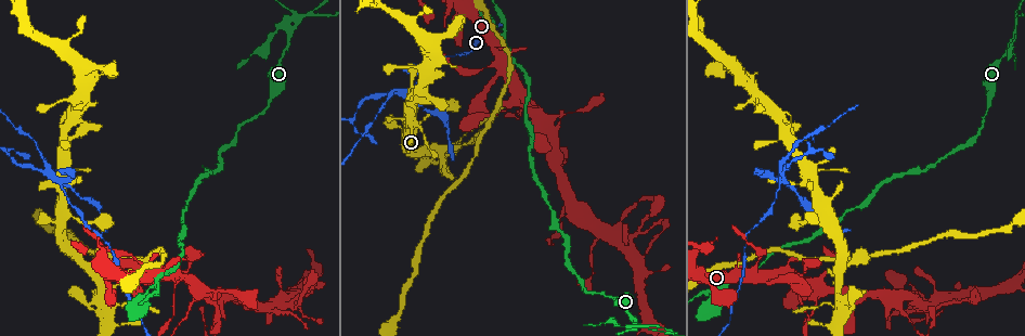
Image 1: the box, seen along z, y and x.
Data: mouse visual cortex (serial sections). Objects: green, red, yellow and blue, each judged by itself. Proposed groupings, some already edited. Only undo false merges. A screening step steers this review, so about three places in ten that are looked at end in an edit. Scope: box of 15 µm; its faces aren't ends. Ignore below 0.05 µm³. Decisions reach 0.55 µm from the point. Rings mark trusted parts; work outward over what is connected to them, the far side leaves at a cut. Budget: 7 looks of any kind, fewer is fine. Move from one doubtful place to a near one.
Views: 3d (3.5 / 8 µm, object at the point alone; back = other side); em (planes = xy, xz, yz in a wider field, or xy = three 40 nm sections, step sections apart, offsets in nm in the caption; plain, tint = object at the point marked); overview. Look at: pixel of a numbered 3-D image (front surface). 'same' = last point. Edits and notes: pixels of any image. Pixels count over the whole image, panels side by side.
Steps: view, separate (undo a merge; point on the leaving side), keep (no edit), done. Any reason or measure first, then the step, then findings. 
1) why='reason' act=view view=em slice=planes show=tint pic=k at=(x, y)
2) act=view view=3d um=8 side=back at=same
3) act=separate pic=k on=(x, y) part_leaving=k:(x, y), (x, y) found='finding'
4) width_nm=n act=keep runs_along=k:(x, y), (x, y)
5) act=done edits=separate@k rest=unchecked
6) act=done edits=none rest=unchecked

why='thick turns thin' act=view view=3d um=3.5 pic=1 at=(514, 105)

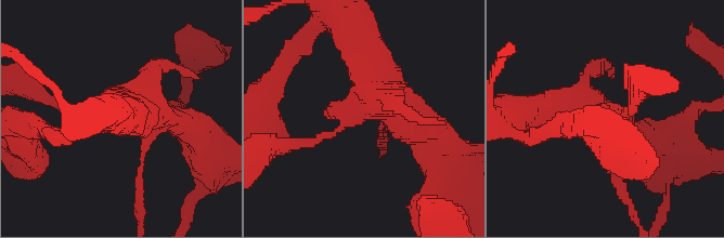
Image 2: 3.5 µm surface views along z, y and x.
act=keep found='continuous, no second cell'

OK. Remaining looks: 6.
why='thin neck' act=view view=3d um=3.5 pic=1 at=(481, 70)

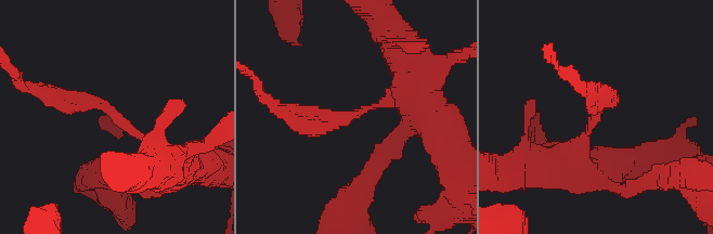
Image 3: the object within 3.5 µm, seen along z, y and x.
arm_widths_nm=250,500 act=view view=em slice=xy step=5 show=tint pic=3 at=(366, 109)

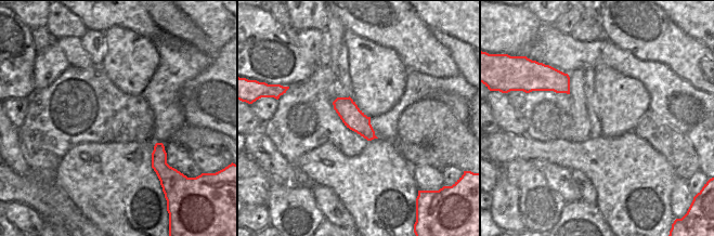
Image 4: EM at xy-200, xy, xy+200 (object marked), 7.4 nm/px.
width_nm=160 act=keep runs_along=3:(167, 168), (107, 107), (64, 94) found='continuous, no second cell'

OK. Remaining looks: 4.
why='looks like a crossing' act=view view=3d um=8 pic=1 at=(197, 295)

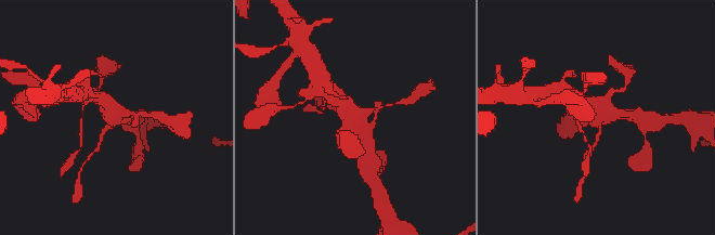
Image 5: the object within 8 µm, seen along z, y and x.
act=view view=em slice=xy step=5 show=tint pic=5 at=(596, 122)

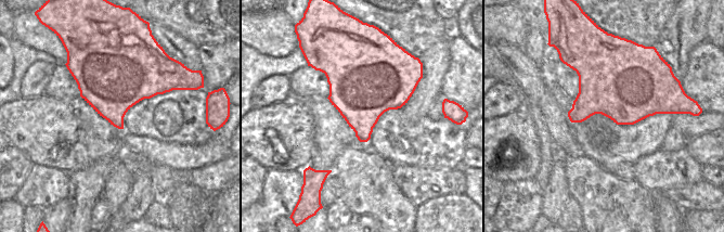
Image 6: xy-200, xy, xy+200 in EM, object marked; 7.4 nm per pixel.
act=keep found='one cell here'

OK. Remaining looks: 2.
act=done edits=none rest=unchecked

